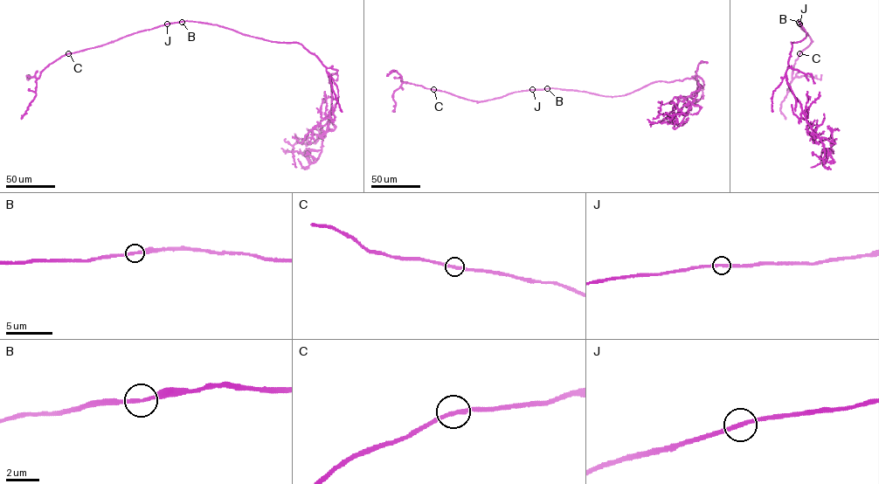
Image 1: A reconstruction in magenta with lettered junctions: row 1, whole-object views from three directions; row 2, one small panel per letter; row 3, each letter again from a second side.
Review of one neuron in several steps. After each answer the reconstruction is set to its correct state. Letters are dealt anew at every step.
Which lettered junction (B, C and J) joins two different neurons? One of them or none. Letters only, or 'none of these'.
none of these

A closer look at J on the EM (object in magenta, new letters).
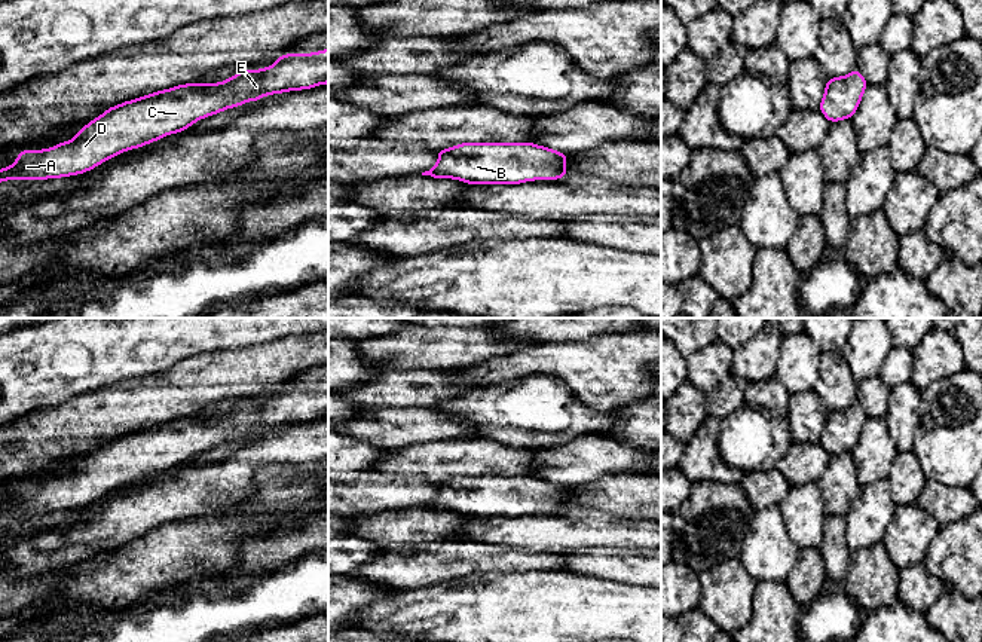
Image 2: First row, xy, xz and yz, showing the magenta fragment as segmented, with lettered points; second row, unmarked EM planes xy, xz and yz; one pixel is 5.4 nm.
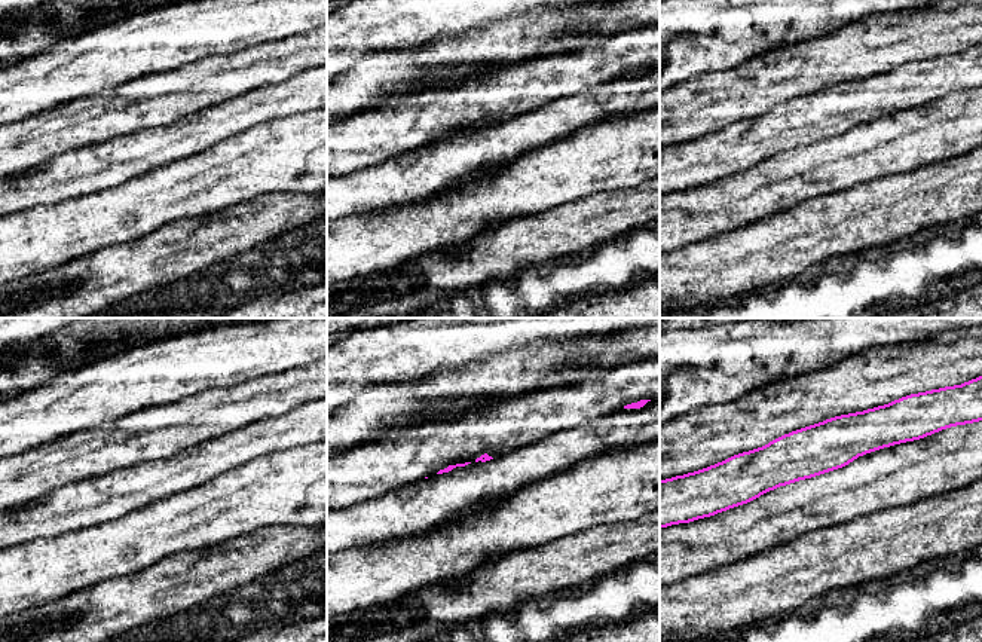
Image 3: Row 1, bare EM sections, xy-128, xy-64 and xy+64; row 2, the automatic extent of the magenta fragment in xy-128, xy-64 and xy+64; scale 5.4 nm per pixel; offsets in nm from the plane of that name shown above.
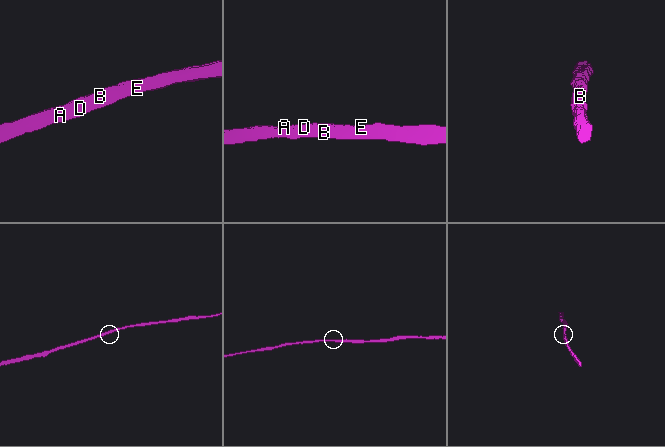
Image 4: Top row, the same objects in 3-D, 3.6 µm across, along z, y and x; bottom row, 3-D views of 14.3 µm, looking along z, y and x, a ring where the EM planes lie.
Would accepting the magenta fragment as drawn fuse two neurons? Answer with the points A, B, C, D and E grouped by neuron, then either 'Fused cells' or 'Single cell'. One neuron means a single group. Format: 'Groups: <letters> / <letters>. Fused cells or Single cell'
Groups: A B C D E. Single cell

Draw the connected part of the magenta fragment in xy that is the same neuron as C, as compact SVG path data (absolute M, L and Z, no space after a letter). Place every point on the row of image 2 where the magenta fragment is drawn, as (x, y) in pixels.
M328 49L303 55L285 54L272 67L261 67L258 71L239 71L223 83L189 83L149 94L107 108L104 114L77 131L71 141L40 152L22 150L12 166L0 171L0 181L43 180L82 174L125 150L138 149L168 134L181 132L199 119L242 106L245 101L257 101L269 94L309 89L321 83L328 83Z

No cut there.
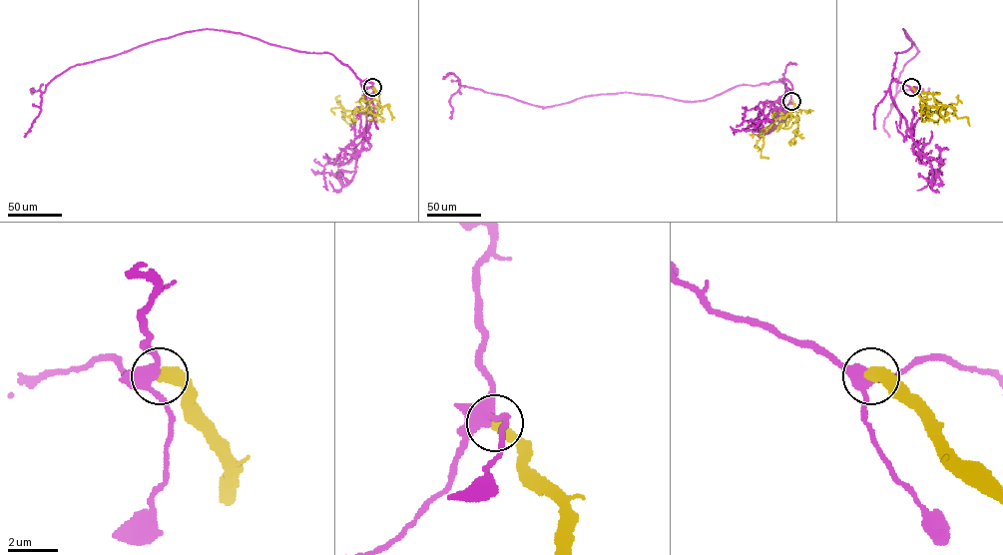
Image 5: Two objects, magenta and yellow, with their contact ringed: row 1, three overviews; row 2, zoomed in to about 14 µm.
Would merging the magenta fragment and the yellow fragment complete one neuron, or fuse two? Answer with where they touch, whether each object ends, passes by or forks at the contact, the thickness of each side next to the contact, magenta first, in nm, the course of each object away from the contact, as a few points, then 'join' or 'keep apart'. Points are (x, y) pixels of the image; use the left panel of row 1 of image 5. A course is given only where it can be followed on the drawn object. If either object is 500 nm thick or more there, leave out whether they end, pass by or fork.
place (372, 87); magenta forks; yellow ends; calibres 400 and 400 nm; course magenta (372, 87), (328, 53), (203, 29), (70, 67), (47, 85), (41, 111), (25, 137); course yellow (372, 87), (375, 94), (365, 110), (348, 116), (344, 113), (341, 117), (349, 125); keep apart

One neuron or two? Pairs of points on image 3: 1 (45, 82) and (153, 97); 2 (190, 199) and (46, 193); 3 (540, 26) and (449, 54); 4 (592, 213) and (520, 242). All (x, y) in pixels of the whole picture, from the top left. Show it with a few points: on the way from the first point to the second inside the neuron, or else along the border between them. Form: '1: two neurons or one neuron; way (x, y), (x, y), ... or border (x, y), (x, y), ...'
1: two neurons; border (137, 78), (72, 101)
2: two neurons; border (118, 185), (51, 204)
3: one neuron; way (517, 36), (493, 46), (471, 51)
4: one neuron; way (574, 228), (538, 240)

